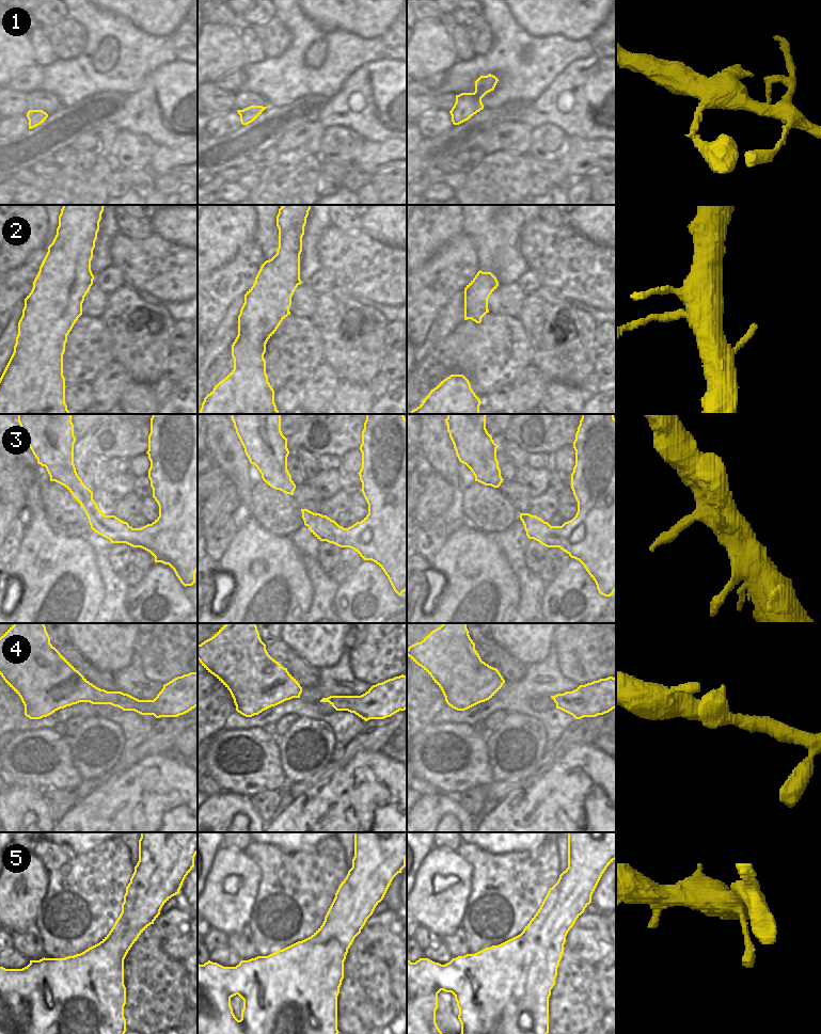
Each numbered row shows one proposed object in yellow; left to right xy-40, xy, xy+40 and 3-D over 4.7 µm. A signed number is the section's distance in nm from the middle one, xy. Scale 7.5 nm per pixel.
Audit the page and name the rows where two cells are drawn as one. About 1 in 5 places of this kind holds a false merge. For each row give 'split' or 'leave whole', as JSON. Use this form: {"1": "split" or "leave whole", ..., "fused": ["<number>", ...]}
{"1": "leave whole", "2": "leave whole", "3": "leave whole", "4": "leave whole", "5": "leave whole", "fused": []}

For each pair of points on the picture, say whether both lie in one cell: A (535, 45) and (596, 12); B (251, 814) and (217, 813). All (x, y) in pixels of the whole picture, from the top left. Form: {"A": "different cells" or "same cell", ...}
{"A": "different cells", "B": "same cell"}

